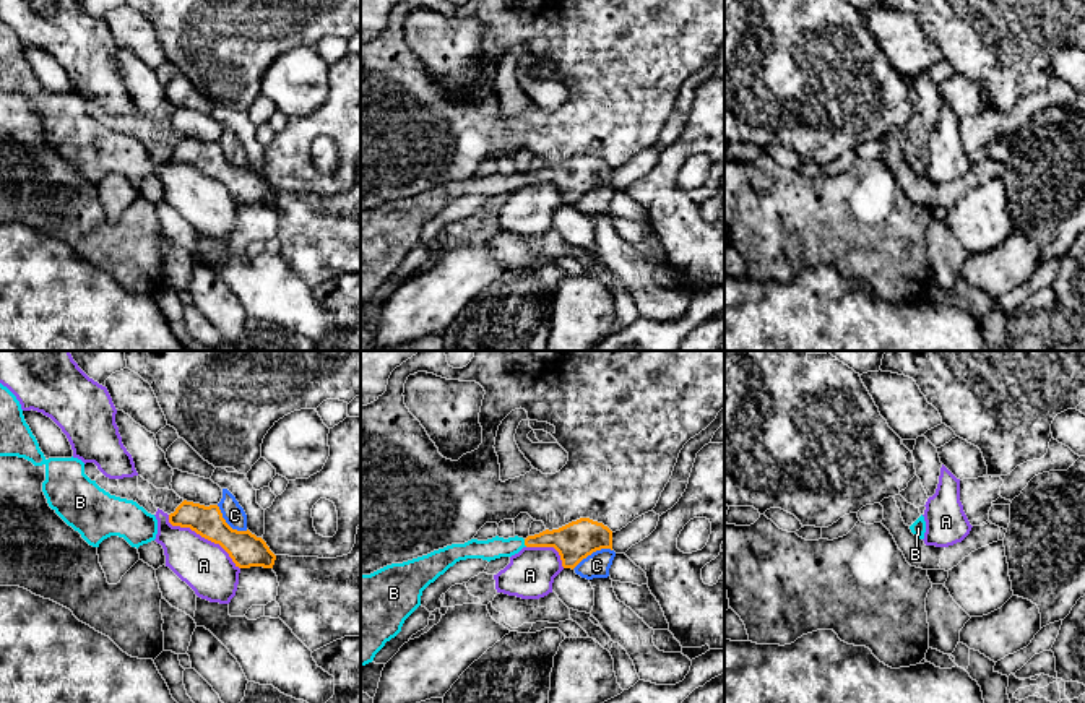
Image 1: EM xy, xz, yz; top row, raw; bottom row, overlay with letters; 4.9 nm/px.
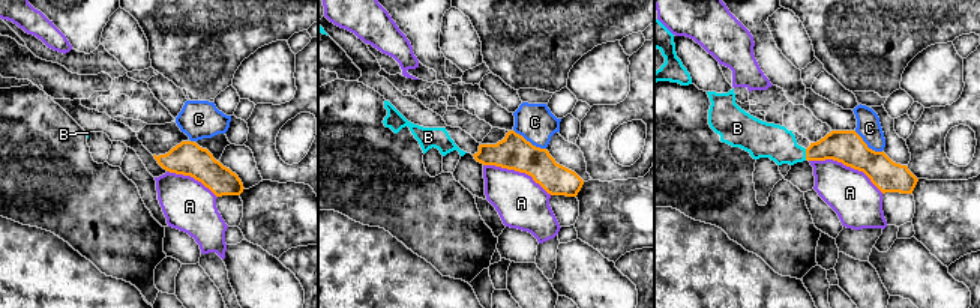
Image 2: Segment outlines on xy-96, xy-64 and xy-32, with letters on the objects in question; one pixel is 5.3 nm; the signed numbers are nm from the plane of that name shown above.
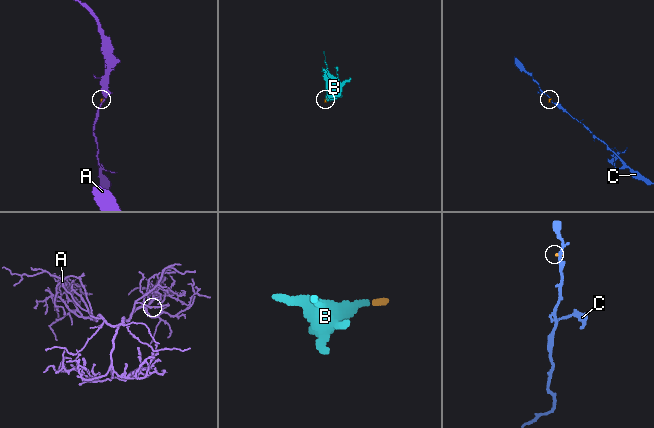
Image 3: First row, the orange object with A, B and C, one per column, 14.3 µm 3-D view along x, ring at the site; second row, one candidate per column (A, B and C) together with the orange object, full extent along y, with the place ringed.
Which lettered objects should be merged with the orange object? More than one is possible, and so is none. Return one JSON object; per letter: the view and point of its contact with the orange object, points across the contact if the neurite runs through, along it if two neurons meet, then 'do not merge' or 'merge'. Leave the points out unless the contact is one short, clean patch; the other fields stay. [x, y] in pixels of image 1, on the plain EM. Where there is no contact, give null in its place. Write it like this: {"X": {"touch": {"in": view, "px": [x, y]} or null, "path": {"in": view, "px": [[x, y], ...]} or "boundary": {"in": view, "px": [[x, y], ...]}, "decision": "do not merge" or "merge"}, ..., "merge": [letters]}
{"A": {"touch": {"in": "xy", "px": [203, 172]}, "boundary": {"in": "xy", "px": [[168, 151], [172, 161], [189, 163], [216, 179], [239, 205]]}, "decision": "do not merge"}, "B": {"touch": {"in": "xz", "px": [525, 179]}, "path": {"in": "xz", "px": [[575, 177], [525, 179], [496, 184]]}, "decision": "merge"}, "C": {"touch": {"in": "xz", "px": [592, 189]}, "boundary": {"in": "xz", "px": [[611, 185], [596, 185], [572, 205]]}, "decision": "do not merge"}, "merge": ["B"]}

